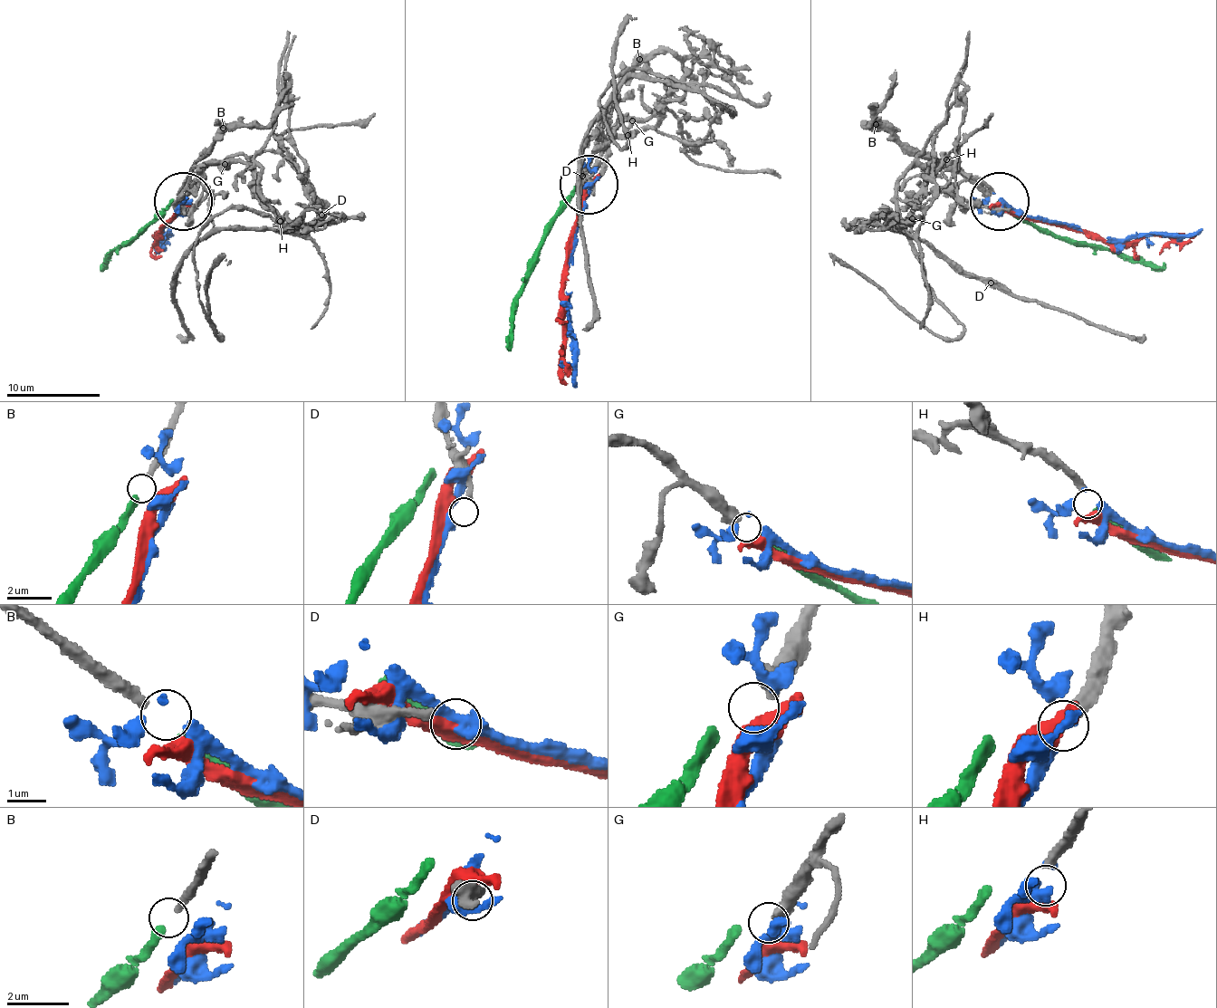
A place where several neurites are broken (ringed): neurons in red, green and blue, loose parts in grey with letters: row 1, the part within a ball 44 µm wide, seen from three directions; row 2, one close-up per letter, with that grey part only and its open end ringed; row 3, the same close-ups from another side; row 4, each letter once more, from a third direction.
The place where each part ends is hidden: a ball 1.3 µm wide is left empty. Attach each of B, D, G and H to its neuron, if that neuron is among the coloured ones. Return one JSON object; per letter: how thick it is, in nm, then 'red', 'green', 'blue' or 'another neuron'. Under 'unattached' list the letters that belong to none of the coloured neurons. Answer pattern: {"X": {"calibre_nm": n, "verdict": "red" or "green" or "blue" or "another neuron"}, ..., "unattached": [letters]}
{"B": {"calibre_nm": 280, "verdict": "green"}, "D": {"calibre_nm": 190, "verdict": "another neuron"}, "G": {"calibre_nm": 460, "verdict": "red"}, "H": {"calibre_nm": 300, "verdict": "blue"}, "unattached": ["D"]}

